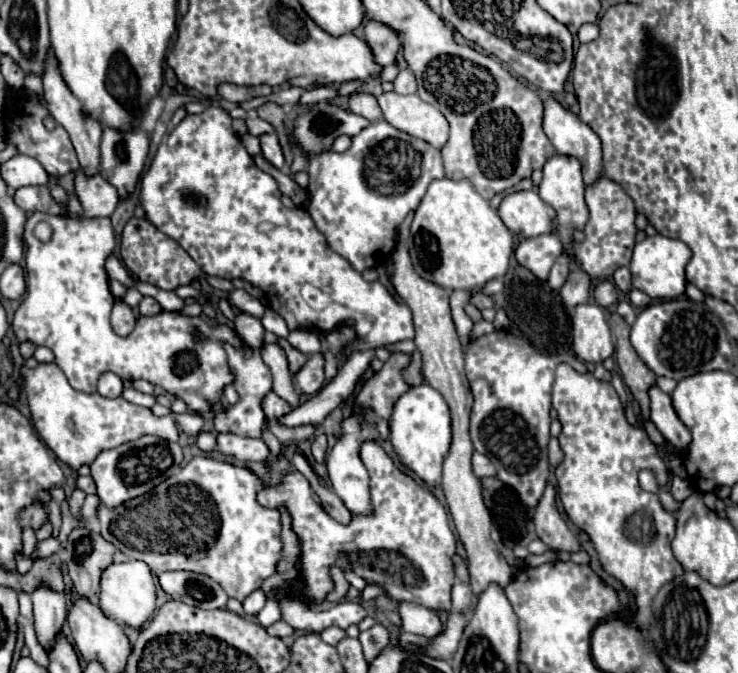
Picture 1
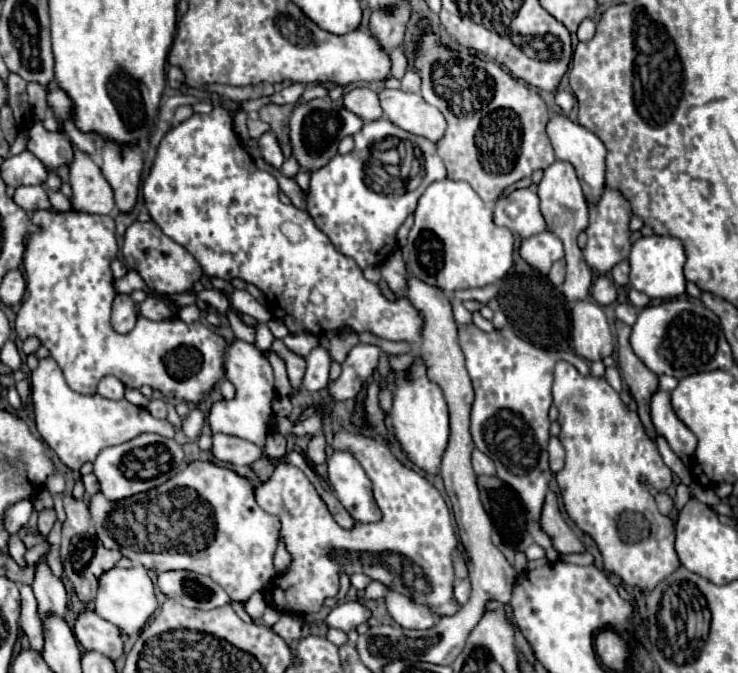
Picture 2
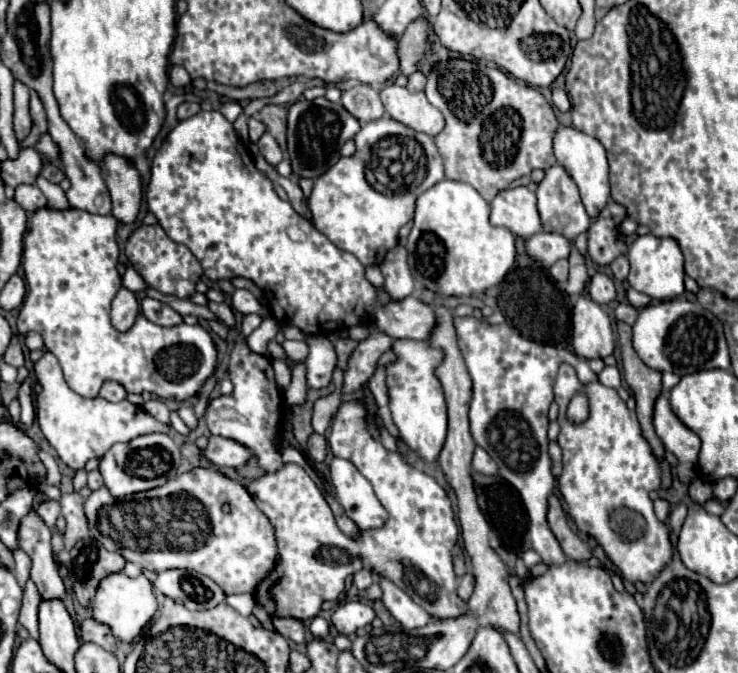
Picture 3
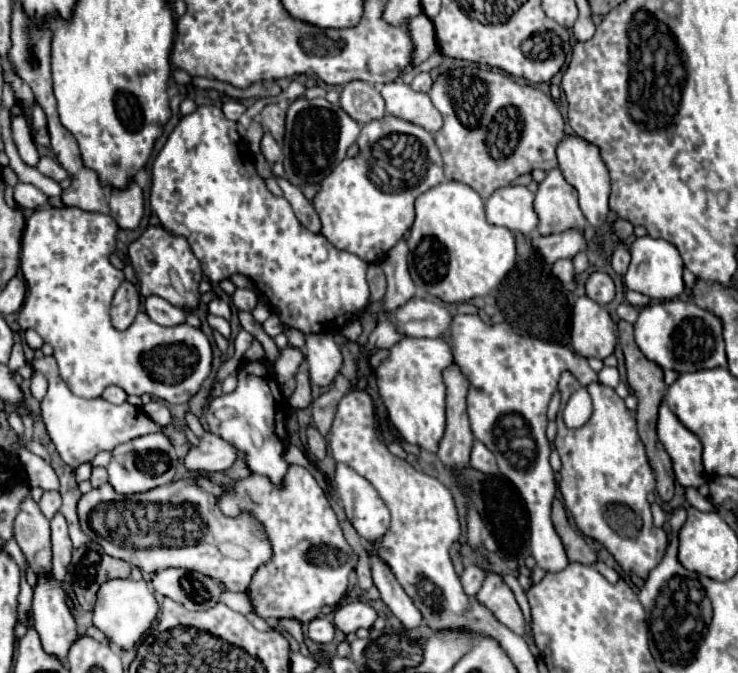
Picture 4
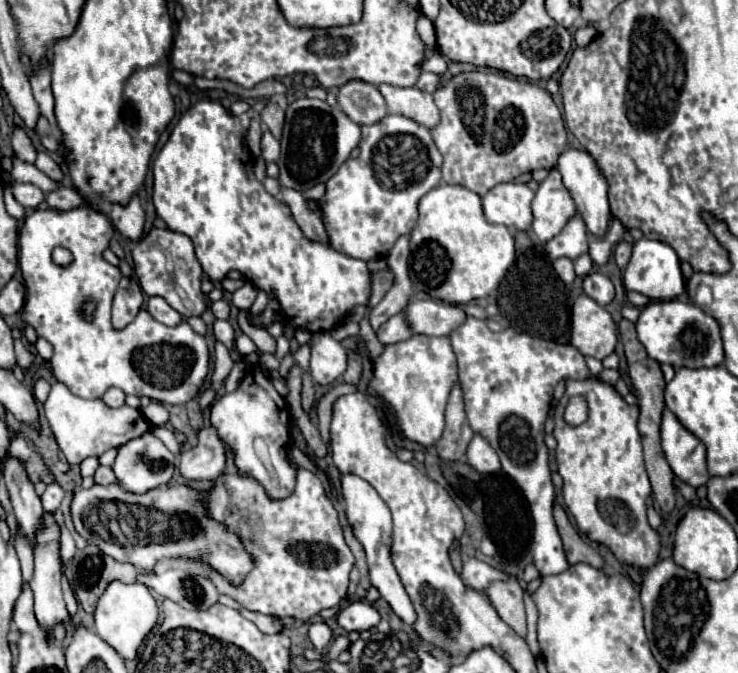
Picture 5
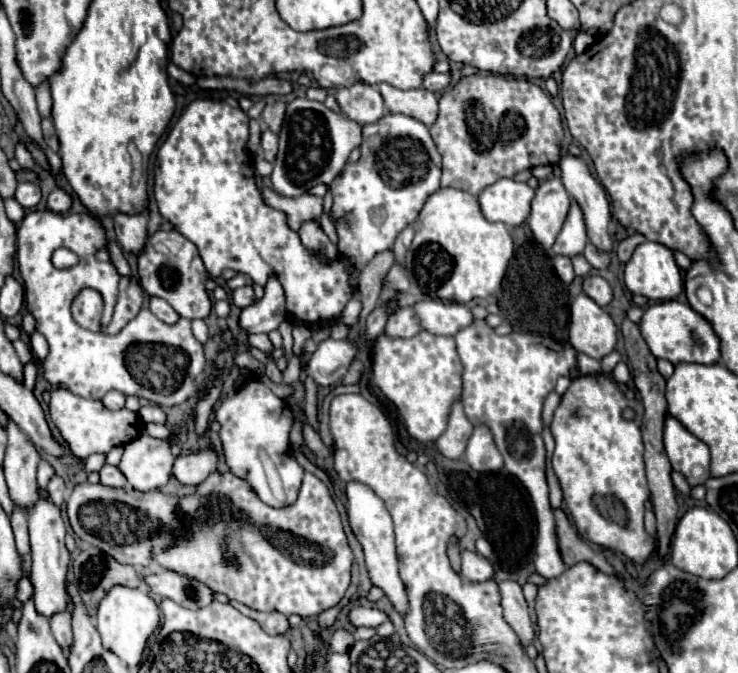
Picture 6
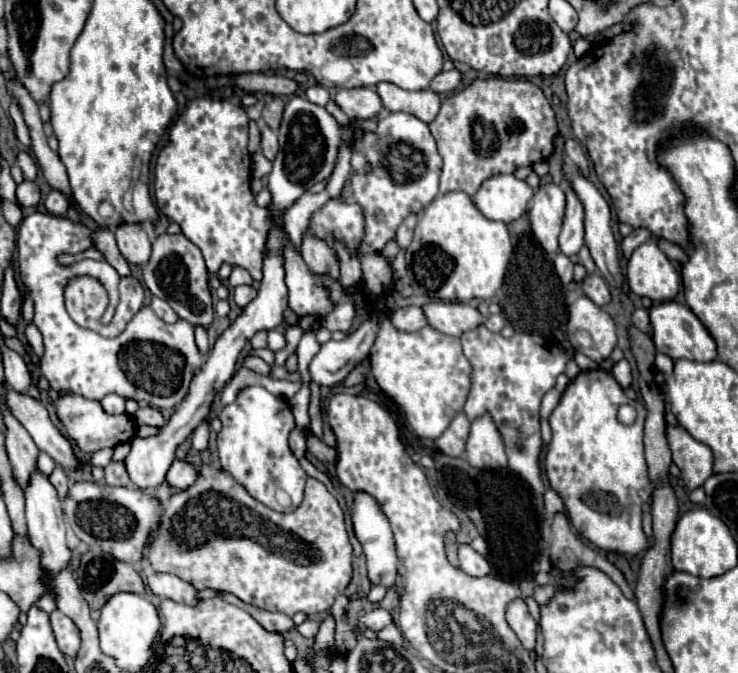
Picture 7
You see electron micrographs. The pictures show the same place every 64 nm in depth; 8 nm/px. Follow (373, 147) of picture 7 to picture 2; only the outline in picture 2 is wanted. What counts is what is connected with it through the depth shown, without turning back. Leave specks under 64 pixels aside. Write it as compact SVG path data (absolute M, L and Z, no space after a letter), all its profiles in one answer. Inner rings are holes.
M386 118L364 124L364 128L354 136L354 150L340 156L336 154L326 166L310 174L308 190L308 214L314 224L330 238L334 248L352 258L362 270L366 266L378 266L394 252L396 230L402 226L408 214L416 210L418 198L424 194L426 186L446 178L446 168L438 156L436 144L426 138L408 134L388 122ZM386 138L398 138L406 146L406 156L400 166L400 176L390 176L376 158L376 148ZM410 150L410 152L408 152ZM418 166L418 172L414 168ZM366 168L366 178L364 178Z

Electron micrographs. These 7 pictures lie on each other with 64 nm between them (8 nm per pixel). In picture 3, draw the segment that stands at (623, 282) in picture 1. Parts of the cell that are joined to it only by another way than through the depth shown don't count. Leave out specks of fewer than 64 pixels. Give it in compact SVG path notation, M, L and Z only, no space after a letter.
M626 256L616 258L616 260L610 264L610 268L612 268L612 272L614 272L616 280L624 282L624 280L626 280L626 276L628 276L628 258L626 258Z

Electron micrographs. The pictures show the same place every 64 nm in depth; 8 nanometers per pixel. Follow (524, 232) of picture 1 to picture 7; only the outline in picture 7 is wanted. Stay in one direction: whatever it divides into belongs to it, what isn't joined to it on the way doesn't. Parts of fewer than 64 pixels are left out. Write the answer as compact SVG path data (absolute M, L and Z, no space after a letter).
M502 174L488 178L472 200L488 220L510 224L528 212L532 194L532 188L524 180L518 180L512 174Z

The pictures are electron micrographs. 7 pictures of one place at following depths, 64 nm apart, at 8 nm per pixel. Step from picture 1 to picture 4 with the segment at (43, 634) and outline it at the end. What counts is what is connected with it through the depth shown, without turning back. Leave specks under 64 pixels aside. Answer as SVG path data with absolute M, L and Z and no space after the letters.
M28 496L14 522L14 538L22 548L32 572L52 574L52 542L50 542L50 522L40 514L38 504Z

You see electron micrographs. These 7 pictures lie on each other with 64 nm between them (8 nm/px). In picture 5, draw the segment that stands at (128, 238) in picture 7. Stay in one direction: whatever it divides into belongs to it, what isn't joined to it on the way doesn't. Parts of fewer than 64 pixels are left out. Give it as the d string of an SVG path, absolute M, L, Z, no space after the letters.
M134 194L128 204L112 204L110 218L122 236L130 240L138 240L144 228L144 210L140 206L138 194Z

